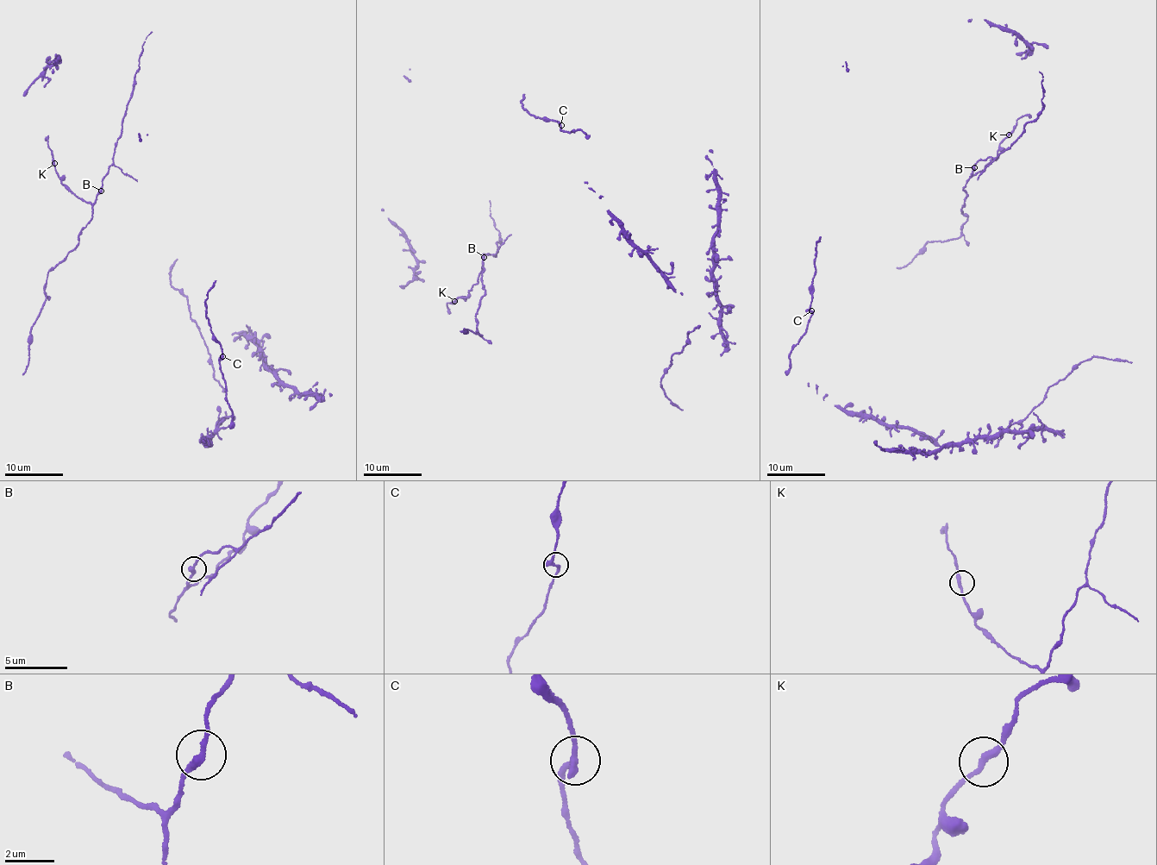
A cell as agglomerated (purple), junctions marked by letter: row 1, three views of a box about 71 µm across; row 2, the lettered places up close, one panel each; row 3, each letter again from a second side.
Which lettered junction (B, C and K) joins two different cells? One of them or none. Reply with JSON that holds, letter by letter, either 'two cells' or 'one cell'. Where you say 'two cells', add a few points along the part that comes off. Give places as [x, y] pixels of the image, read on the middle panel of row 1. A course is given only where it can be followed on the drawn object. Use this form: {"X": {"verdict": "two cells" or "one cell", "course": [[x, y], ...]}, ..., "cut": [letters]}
{"B": {"verdict": "one cell"}, "C": {"verdict": "one cell"}, "K": {"verdict": "one cell"}, "cut": []}

